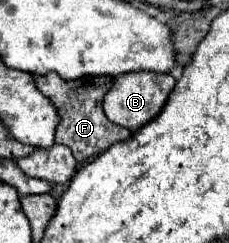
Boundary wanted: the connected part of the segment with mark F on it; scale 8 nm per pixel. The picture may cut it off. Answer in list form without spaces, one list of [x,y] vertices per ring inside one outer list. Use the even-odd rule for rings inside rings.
[[[46,74],[36,78],[36,88],[46,98],[52,100],[60,116],[60,124],[56,126],[56,144],[68,144],[68,148],[72,148],[74,158],[80,164],[102,154],[110,144],[128,140],[132,134],[122,126],[114,126],[102,110],[102,98],[110,90],[110,86],[112,86],[112,78],[108,76],[92,76],[92,82],[90,78],[78,78],[76,82],[74,80],[66,82],[58,74]]]

